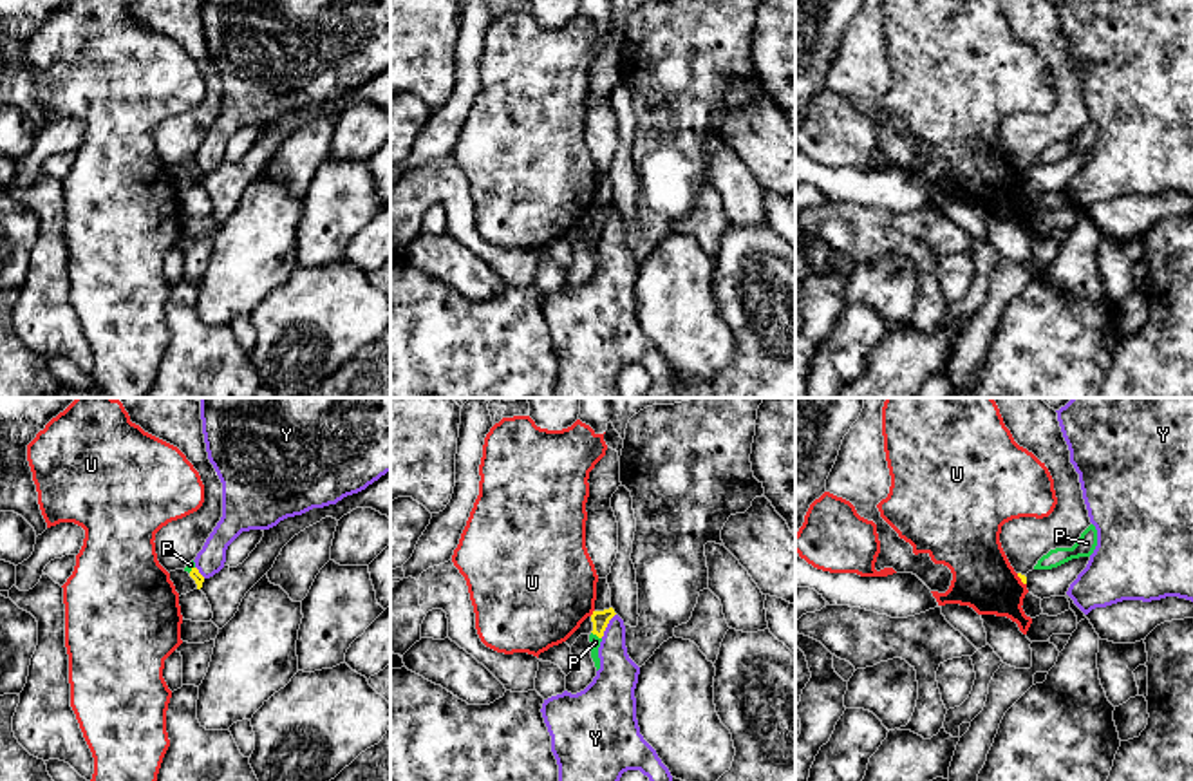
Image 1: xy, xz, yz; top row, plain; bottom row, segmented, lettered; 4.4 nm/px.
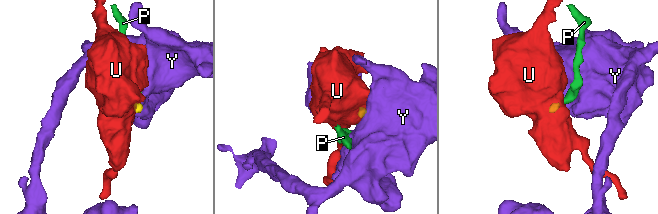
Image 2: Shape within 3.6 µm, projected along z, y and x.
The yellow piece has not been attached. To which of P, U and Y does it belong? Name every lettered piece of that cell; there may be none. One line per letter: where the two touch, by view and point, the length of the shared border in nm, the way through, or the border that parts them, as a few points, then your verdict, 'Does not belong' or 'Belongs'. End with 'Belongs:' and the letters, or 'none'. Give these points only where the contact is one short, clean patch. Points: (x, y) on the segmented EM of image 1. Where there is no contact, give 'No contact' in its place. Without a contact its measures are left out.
P: Touches yellow at xz (597, 635). Shared border 60 nm. Path across: xz (601, 619), (597, 635), (595, 642). Belongs
U: Touches yellow at xz (593, 613). Shared border 40 nm. Boundary: xz (593, 610), (590, 615). Does not belong
Y: Touches yellow at xz (606, 626). Shared border 130 nm. Boundary: xz (615, 613), (601, 637). Does not belong
Belongs: P

